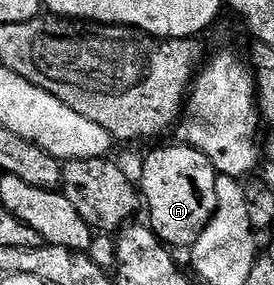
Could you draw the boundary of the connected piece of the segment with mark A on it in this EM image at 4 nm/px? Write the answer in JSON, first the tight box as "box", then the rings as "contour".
{"box":[139,142,219,249],"contour":[[[180,142],[172,143],[166,148],[155,149],[142,162],[139,191],[147,212],[149,208],[148,227],[152,228],[162,244],[174,249],[188,249],[199,238],[217,209],[215,182],[219,174],[198,148]]]}

